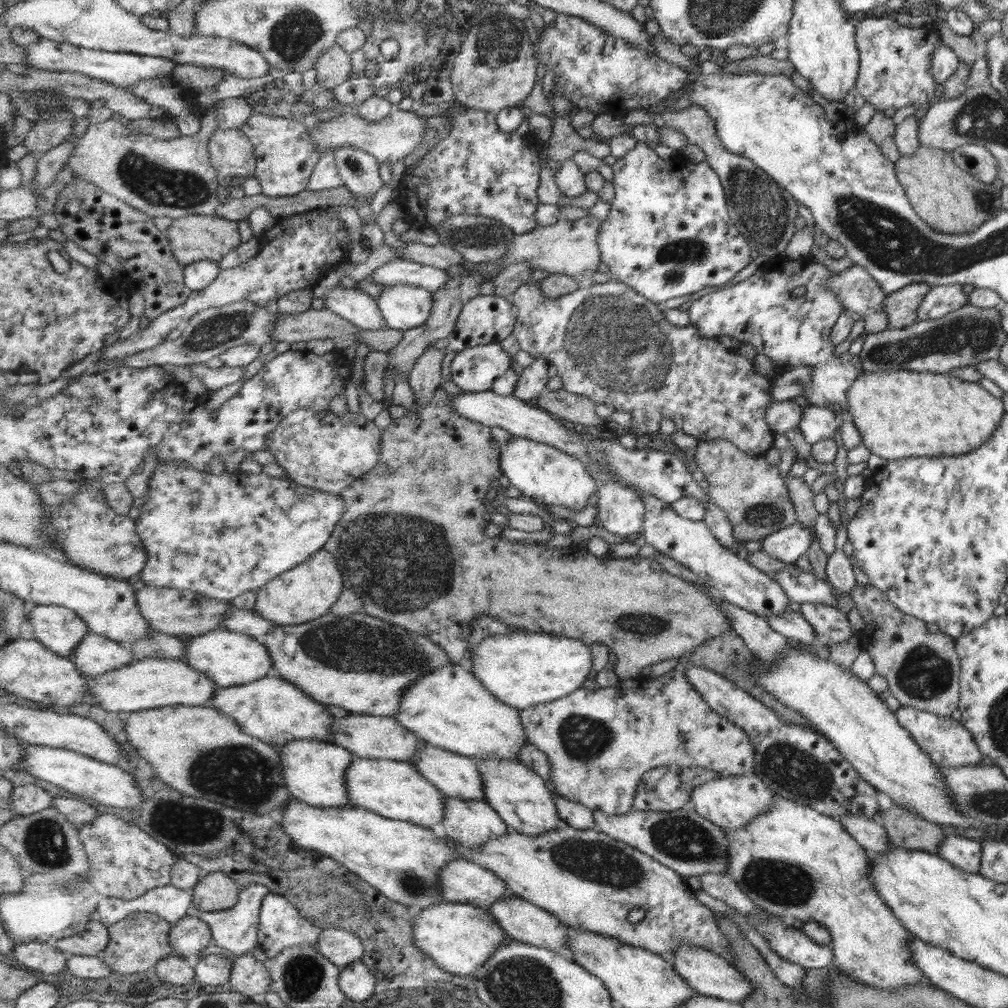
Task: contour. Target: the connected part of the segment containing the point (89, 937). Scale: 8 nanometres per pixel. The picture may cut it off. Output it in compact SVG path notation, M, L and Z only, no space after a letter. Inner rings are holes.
M89 921L87 928L75 936L62 938L57 948L63 952L79 954L79 956L97 956L102 954L110 944L110 930L101 921Z

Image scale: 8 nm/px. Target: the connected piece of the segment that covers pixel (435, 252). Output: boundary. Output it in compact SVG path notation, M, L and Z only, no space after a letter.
M411 241L406 243L405 248L398 249L398 256L401 259L412 260L419 264L435 266L440 269L457 266L463 262L464 256L454 248L445 246L440 242L433 246Z

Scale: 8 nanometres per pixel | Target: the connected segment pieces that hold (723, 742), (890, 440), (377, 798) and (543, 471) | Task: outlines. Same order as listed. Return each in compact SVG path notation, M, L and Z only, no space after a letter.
M681 657L676 667L668 673L662 674L660 677L650 678L645 676L637 676L631 679L629 684L618 683L610 687L601 687L594 690L577 689L574 693L568 694L566 697L558 698L553 702L546 702L542 705L531 706L529 709L521 711L522 723L526 727L526 735L528 740L535 746L538 746L549 757L549 763L552 766L552 781L554 782L558 794L566 799L577 801L579 804L587 806L593 810L600 810L604 813L625 814L634 810L634 800L638 793L638 786L645 776L646 772L658 767L666 765L676 765L680 768L702 767L715 772L721 772L727 775L742 775L753 769L754 766L754 747L744 730L741 730L734 723L730 723L722 715L712 711L707 702L695 690L693 682L686 675L686 670L691 666L691 659L687 661L685 657Z
M861 370L846 390L846 403L846 416L859 433L860 444L886 461L965 454L991 436L1005 412L1001 398L991 396L977 382L965 382L949 374L910 370L882 373Z
M355 757L355 762L346 772L346 785L354 806L381 814L385 818L440 829L446 817L446 794L423 775L417 766L405 761Z
M512 436L502 449L502 469L510 484L537 503L579 511L587 506L591 496L599 492L599 483L586 463L554 446Z

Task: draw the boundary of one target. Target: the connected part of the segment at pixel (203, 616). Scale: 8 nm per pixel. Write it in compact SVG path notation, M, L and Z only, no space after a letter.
M144 586L136 595L143 617L153 625L153 630L175 636L185 634L189 638L210 633L215 629L224 629L228 612L235 608L231 600L209 598L192 590L171 587Z

